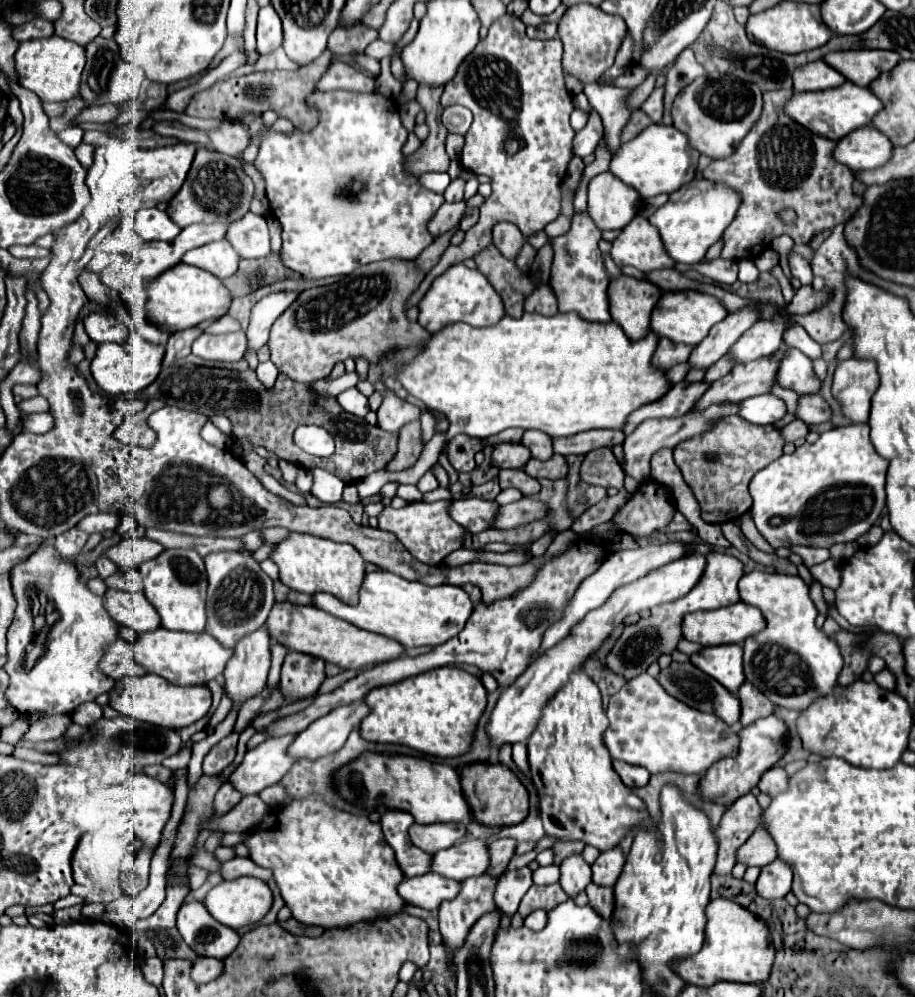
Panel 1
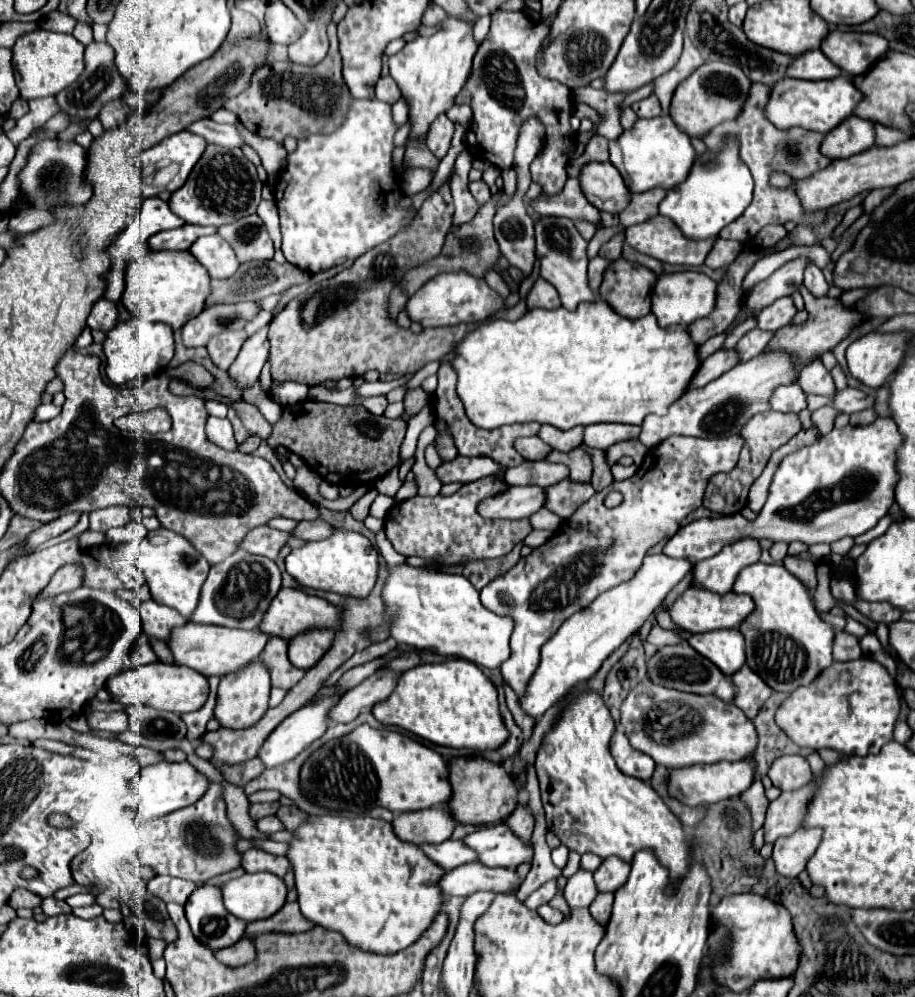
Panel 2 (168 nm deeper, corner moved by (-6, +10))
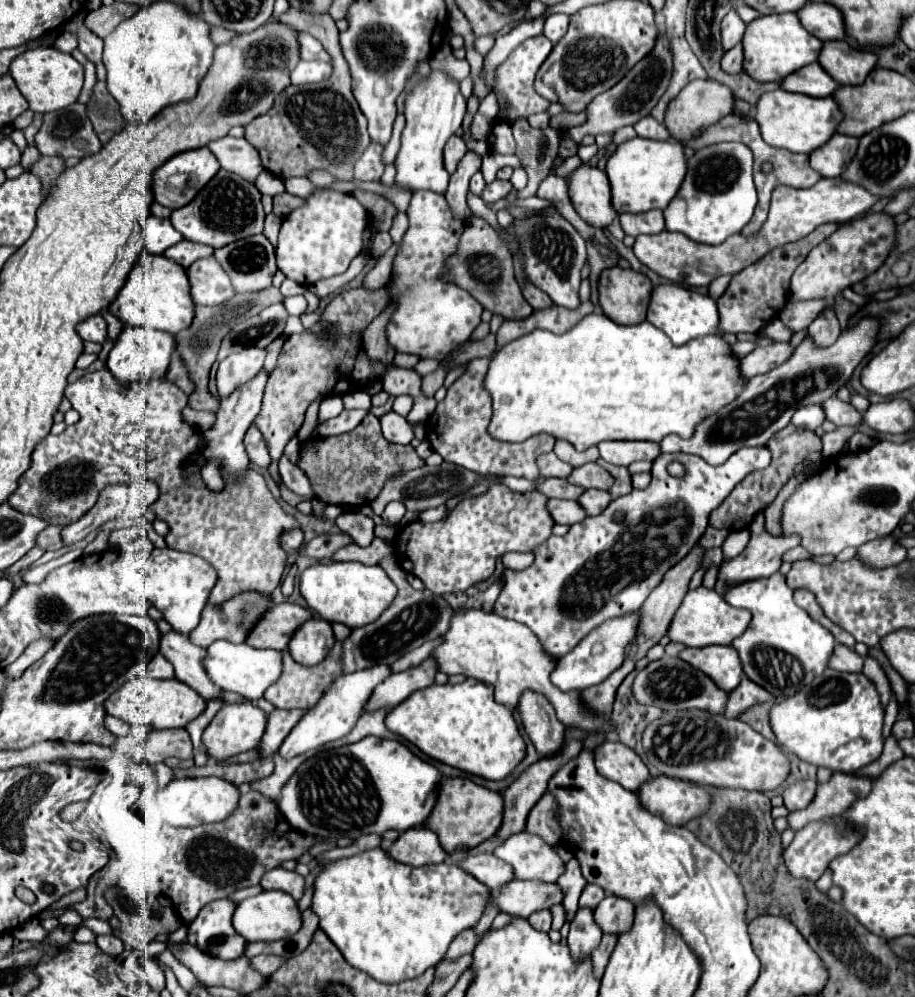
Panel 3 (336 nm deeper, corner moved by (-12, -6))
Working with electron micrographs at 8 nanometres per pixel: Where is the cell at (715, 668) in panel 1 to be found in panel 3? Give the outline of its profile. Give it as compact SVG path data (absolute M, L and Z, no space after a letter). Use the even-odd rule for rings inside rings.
M732 646L684 648L678 656L694 668L700 668L706 676L712 676L712 680L716 680L716 684L726 692L736 688L744 674L738 652Z

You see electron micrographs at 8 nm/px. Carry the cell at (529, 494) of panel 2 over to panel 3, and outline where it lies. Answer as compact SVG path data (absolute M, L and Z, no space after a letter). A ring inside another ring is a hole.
M550 500L548 502L550 514L554 518L556 524L578 524L580 520L584 520L588 514L584 512L584 508L580 508L580 502L576 500Z

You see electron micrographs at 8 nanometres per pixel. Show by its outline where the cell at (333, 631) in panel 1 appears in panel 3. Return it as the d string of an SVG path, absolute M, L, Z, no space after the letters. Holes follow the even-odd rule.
M272 604L272 608L264 612L264 620L260 620L260 624L256 624L256 628L248 634L246 644L254 648L286 650L296 628L310 616L310 610L298 604Z

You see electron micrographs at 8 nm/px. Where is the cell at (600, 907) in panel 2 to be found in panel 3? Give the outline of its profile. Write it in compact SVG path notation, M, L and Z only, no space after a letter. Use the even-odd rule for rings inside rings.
M604 934L600 946L598 946L598 948L594 950L594 954L592 954L592 968L594 968L594 976L598 976L598 980L600 980L602 974L604 974L604 968L606 968L608 960L610 960L610 954L612 954L614 946L616 946L616 936Z

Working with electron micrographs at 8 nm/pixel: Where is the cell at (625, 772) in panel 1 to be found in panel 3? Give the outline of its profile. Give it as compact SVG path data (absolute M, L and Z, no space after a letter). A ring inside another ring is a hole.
M606 740L594 748L594 762L600 776L606 776L608 780L618 782L622 788L632 792L650 780L650 772L642 758L622 742Z

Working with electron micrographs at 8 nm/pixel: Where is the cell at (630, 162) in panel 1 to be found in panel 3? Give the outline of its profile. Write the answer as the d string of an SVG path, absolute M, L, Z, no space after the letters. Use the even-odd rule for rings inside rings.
M632 138L620 146L616 146L614 154L606 162L606 174L610 180L612 192L612 208L618 214L632 212L640 214L646 210L664 210L670 200L676 196L684 176L686 176L686 158L682 152L682 144L676 140L646 140L646 138Z

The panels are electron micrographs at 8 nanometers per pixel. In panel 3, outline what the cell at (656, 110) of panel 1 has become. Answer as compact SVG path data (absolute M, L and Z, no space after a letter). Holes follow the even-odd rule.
M646 116L640 122L636 122L634 124L634 130L642 138L650 138L650 140L670 140L670 134L664 128L664 124L656 122L652 116Z

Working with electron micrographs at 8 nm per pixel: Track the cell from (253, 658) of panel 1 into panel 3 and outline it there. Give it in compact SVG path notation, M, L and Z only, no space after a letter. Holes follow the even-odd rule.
M254 702L248 704L224 704L220 712L214 716L214 720L208 724L208 728L202 734L202 746L206 748L206 754L214 762L222 762L226 758L232 758L236 754L248 752L260 744L260 738L266 730L268 714L262 712Z

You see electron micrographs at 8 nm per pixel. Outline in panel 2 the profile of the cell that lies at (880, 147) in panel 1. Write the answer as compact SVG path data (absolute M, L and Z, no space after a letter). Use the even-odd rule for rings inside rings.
M850 116L844 120L842 126L828 132L822 142L822 152L836 160L836 158L850 158L874 146L874 122L864 120L860 116Z

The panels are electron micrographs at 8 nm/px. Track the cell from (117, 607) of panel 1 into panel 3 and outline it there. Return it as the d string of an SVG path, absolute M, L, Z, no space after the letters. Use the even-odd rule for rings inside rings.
M166 632L160 640L160 654L172 662L176 678L196 690L204 700L222 700L222 688L216 688L208 674L204 672L204 648L194 646L186 634Z

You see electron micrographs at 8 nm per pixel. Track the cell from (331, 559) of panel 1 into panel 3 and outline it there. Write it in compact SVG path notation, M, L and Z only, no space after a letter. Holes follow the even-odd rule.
M332 562L310 566L300 576L300 592L308 606L326 622L340 622L348 628L360 628L378 620L384 608L396 598L396 586L380 566L360 562Z

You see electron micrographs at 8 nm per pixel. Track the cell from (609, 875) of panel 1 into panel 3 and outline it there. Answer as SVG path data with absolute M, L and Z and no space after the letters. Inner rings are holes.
M606 896L594 910L594 920L600 924L602 932L612 932L614 936L624 934L628 928L632 928L634 920L634 906L628 900Z

